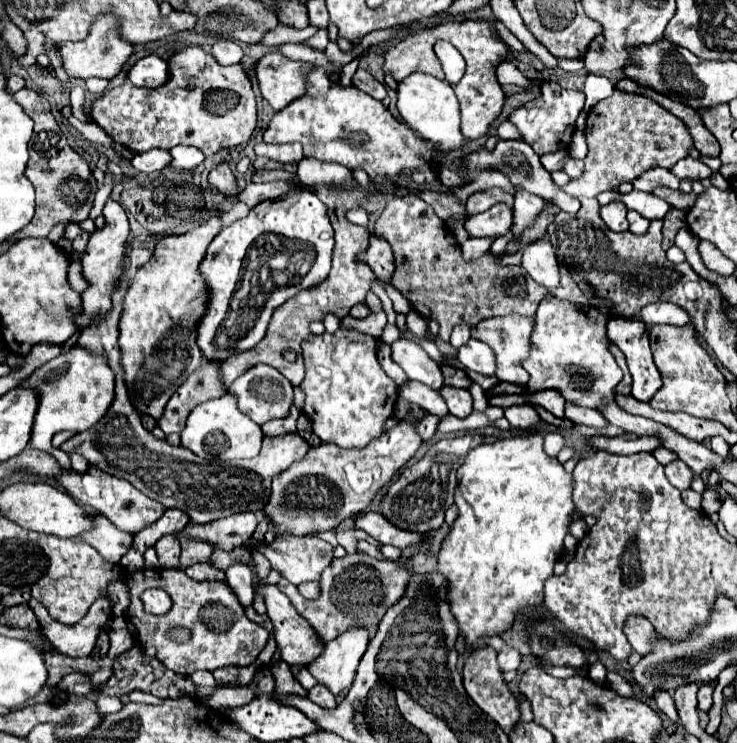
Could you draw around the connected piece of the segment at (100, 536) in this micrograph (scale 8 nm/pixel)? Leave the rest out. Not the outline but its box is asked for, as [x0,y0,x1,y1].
[79,513,133,563]

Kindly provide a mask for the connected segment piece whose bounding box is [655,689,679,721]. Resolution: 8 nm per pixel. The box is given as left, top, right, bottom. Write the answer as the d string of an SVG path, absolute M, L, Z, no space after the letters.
M657 689L657 691L655 691L655 703L657 703L659 711L661 711L661 713L665 713L669 719L673 719L673 721L677 721L677 719L679 719L677 709L675 709L675 703L673 703L673 697L671 697L667 691Z

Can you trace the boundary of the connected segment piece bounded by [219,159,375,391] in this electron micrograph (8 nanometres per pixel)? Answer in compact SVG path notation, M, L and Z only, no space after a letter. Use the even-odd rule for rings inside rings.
M303 159L297 167L297 178L305 185L314 186L316 195L327 206L328 216L333 229L335 229L335 249L333 249L333 267L331 273L327 277L327 281L323 281L323 285L317 285L315 289L307 289L303 293L299 293L299 297L293 297L291 301L283 303L279 309L275 309L275 317L271 319L271 325L267 329L267 335L263 337L263 341L259 345L255 345L255 349L249 349L247 353L239 353L239 355L231 355L221 367L219 367L219 375L221 375L221 383L223 387L229 391L231 383L245 373L247 369L255 367L257 363L267 363L271 367L275 367L281 375L285 375L295 387L301 385L303 381L303 357L301 357L301 343L311 335L309 325L313 321L323 321L325 315L337 311L337 317L345 317L349 313L349 309L355 303L363 303L365 295L369 291L369 283L375 279L375 275L371 273L369 265L365 261L361 261L357 257L357 253L365 253L369 247L369 231L365 227L353 225L351 221L347 221L345 213L353 207L358 207L367 199L367 195L355 186L352 171L347 171L341 165L327 165L321 161L311 161L311 159ZM330 184L352 184L350 191L340 191ZM291 349L297 353L295 361L287 361L283 357L283 353Z

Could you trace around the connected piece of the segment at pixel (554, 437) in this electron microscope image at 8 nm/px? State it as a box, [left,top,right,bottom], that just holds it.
[544,432,564,457]

